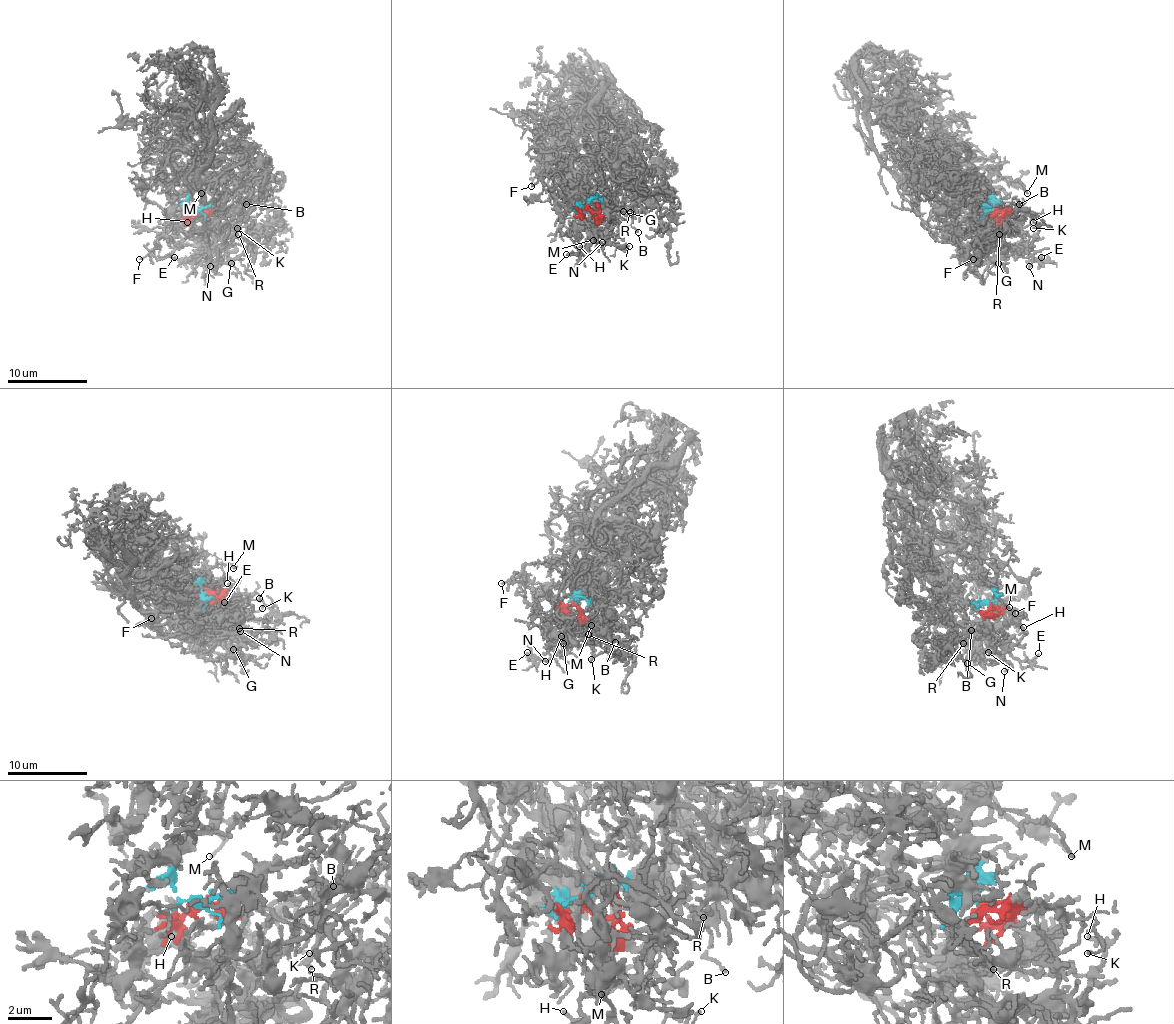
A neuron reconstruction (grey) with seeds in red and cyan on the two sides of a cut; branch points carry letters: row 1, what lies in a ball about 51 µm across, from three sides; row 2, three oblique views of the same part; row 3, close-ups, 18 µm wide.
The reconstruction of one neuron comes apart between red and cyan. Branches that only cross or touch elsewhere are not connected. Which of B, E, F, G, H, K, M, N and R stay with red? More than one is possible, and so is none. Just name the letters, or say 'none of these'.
E, H, K, N

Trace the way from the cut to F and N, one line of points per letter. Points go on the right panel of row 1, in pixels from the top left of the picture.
F: (992, 209), (984, 193), (968, 193), (953, 203), (951, 239), (972, 259)
N: (994, 209), (998, 217), (1006, 217), (1010, 227), (1022, 235), (1022, 253), (1024, 257), (1032, 257), (1028, 267)

